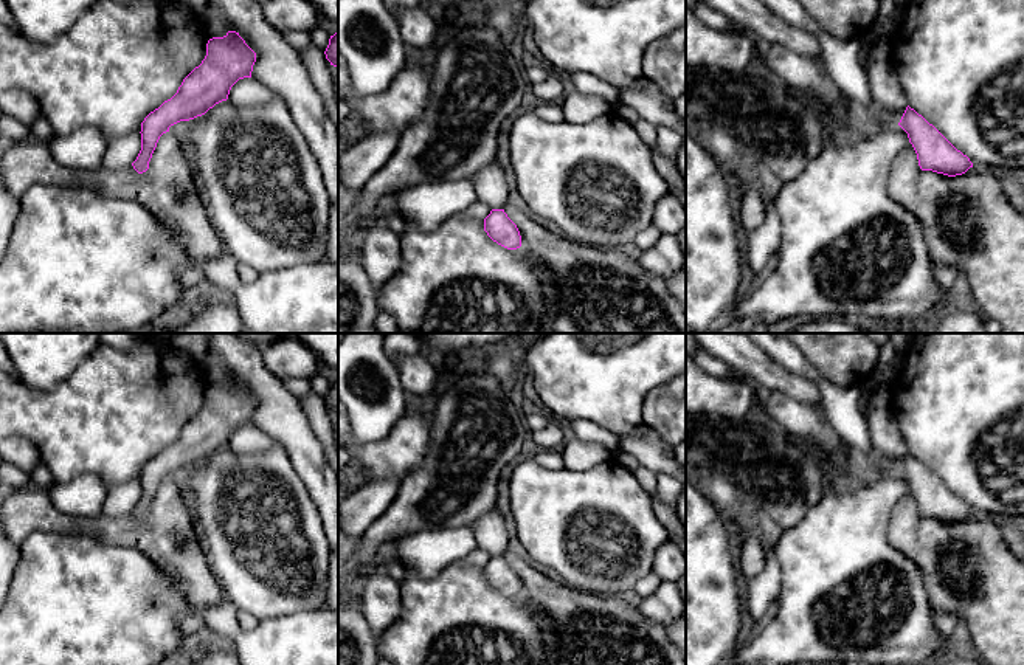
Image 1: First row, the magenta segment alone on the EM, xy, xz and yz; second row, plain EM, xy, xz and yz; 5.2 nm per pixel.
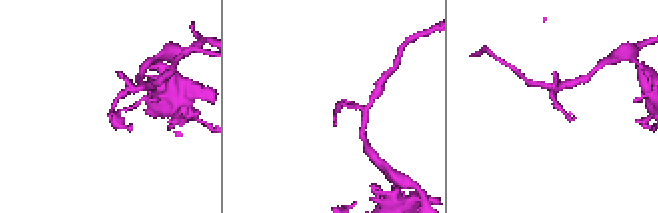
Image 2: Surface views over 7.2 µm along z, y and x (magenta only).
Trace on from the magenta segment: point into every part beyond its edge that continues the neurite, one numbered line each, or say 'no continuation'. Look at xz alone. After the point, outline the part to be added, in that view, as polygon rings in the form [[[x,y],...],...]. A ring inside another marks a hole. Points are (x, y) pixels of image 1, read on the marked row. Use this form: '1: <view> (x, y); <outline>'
no continuation

